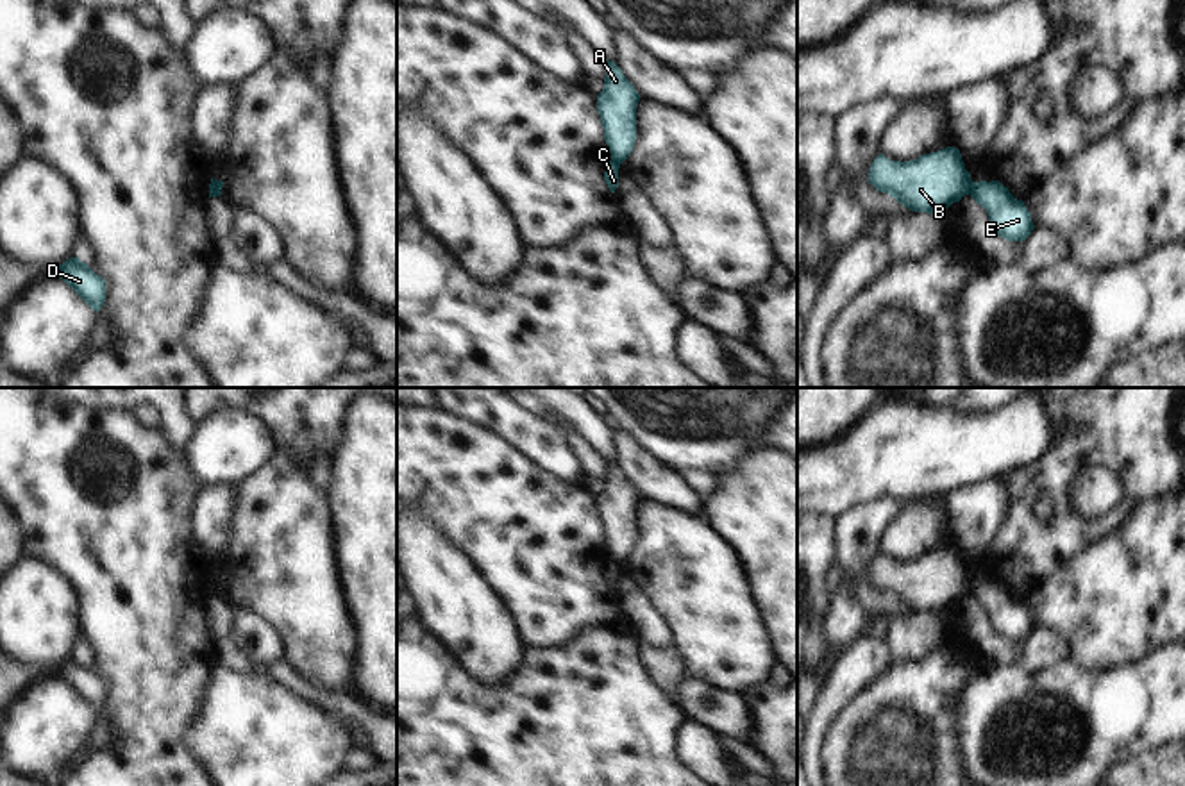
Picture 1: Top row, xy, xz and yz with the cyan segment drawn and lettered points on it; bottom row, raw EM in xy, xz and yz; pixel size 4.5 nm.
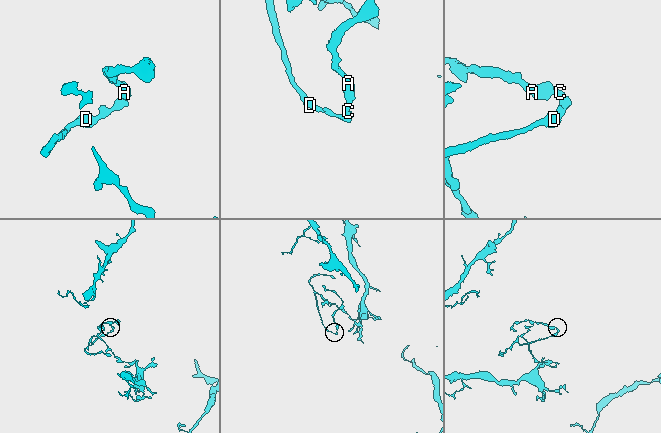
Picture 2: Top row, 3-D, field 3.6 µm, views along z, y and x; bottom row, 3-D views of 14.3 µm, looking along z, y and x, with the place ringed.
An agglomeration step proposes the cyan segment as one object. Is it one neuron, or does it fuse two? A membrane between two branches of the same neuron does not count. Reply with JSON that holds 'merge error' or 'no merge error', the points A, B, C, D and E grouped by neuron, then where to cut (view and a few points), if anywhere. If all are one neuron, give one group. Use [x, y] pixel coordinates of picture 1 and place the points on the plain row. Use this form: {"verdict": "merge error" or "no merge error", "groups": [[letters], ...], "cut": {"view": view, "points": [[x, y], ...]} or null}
{"verdict": "merge error", "groups": [["A", "B"], ["C", "D", "E"]], "cut": {"view": "yz", "points": [[973, 583], [969, 593]]}}

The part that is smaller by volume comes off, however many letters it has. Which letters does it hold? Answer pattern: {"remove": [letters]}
{"remove": ["A", "B"]}

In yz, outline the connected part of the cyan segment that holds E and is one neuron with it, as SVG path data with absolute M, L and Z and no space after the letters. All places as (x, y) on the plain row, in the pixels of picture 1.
M999 581L971 584L971 597L987 613L997 636L1008 641L1024 641L1035 629L1031 613Z

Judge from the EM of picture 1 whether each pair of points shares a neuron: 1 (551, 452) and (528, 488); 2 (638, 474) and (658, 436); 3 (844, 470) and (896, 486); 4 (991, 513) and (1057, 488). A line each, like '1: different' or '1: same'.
1: different
2: different
3: same
4: different

